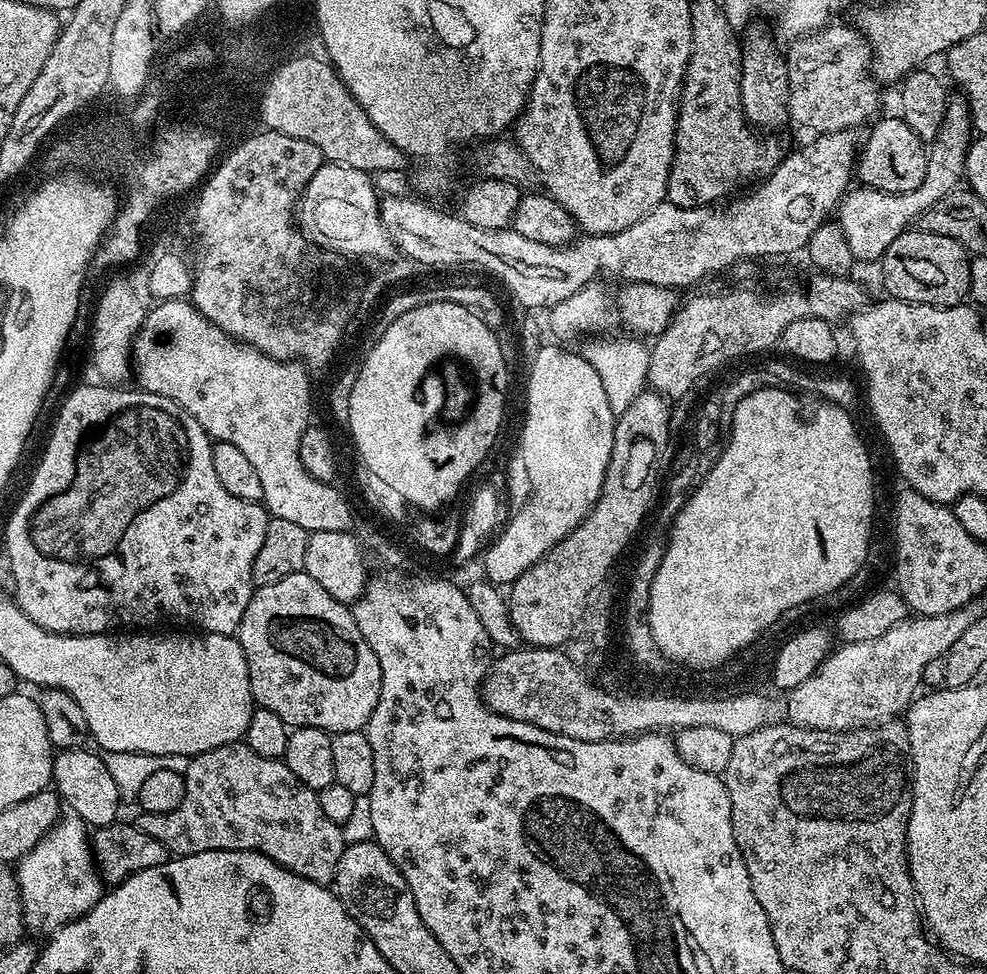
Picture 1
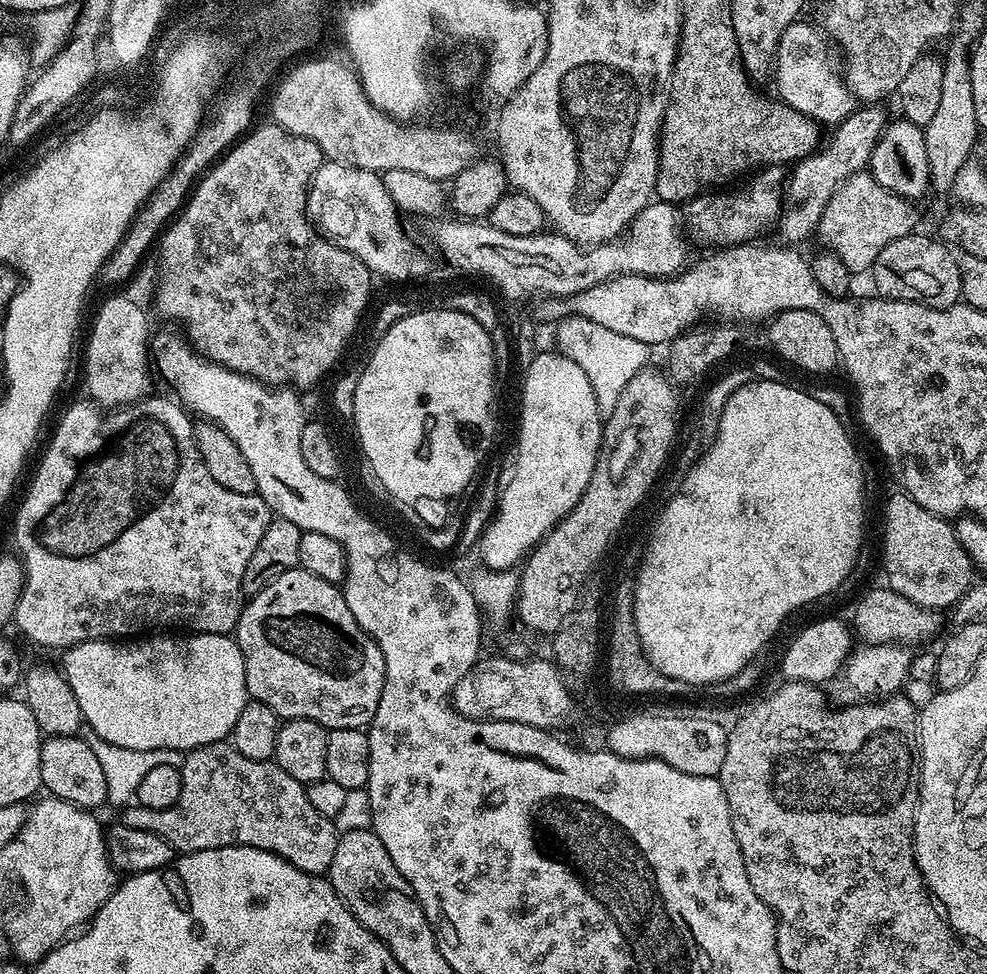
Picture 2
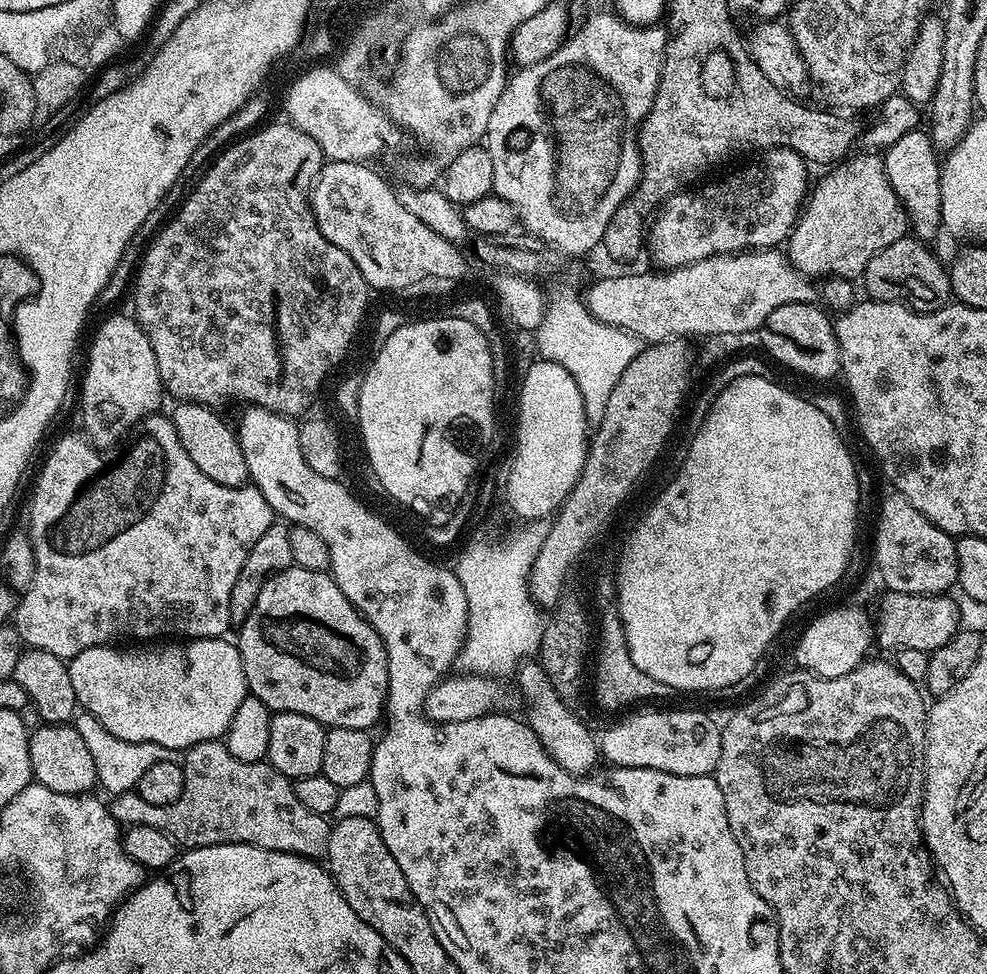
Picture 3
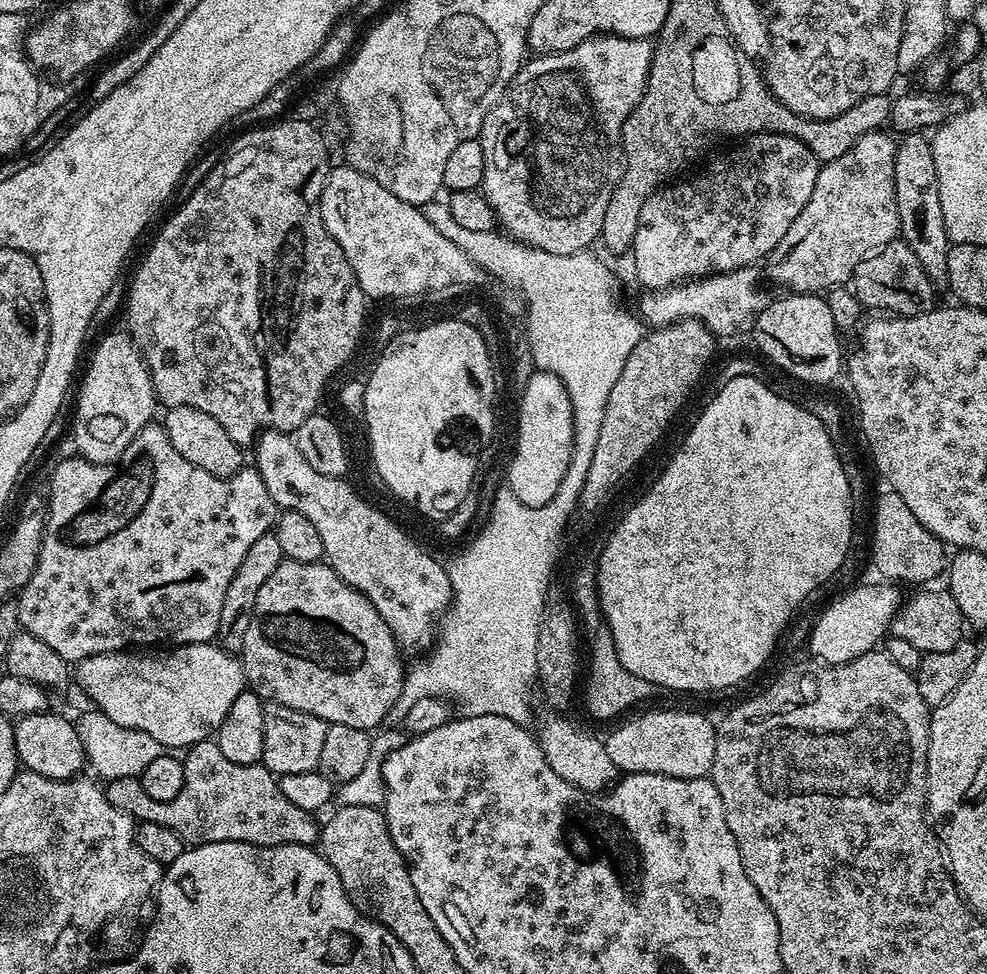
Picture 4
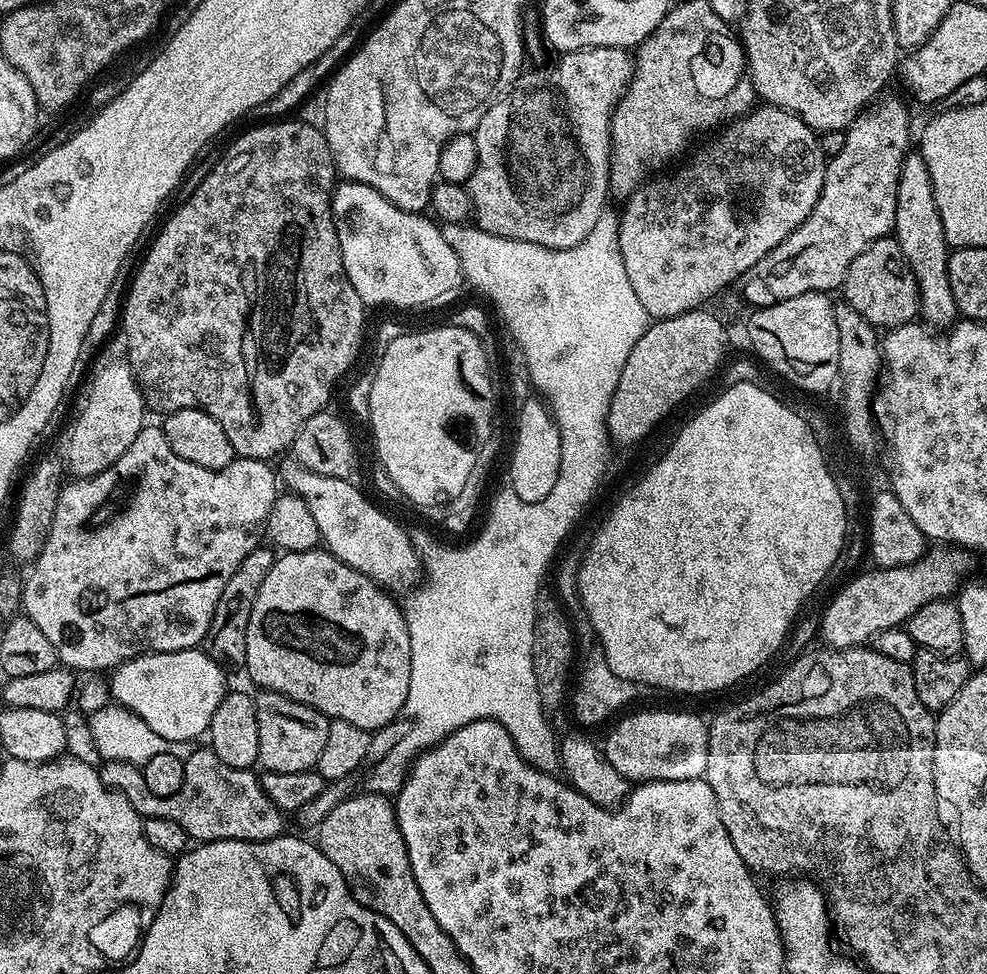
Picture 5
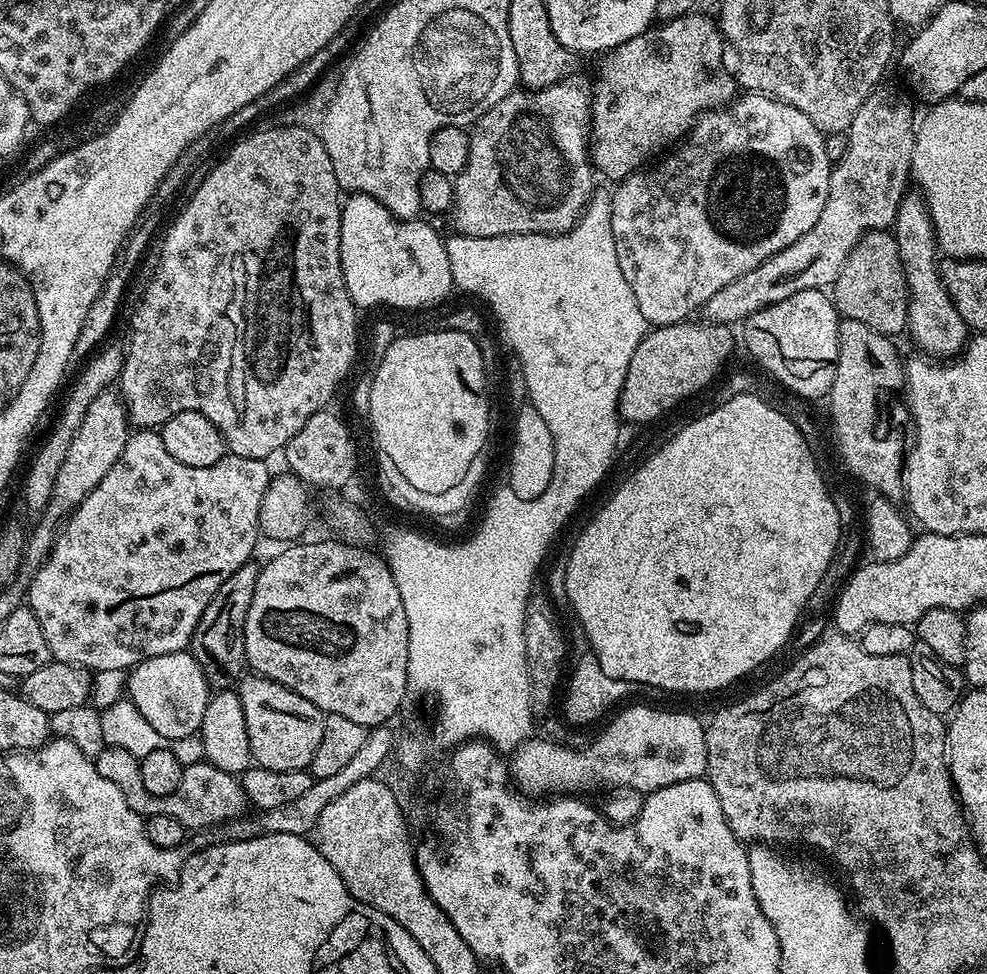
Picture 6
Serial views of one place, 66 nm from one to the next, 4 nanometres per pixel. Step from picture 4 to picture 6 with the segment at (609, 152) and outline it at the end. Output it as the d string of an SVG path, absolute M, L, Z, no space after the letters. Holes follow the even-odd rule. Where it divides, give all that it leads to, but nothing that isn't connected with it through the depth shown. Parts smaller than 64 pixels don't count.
M569 78L545 88L514 91L471 125L468 161L452 185L453 233L474 238L510 234L554 236L557 232L569 232L580 221L594 191L594 165L590 159L592 102L589 89L574 81Z

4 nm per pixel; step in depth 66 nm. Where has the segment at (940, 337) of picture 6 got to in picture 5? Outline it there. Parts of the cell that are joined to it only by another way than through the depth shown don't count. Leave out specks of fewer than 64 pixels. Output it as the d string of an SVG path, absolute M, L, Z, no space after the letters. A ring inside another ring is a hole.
M909 154L898 178L896 195L896 226L894 239L902 246L902 254L910 266L920 291L920 311L923 323L944 330L956 323L960 316L950 291L950 274L948 273L949 247L946 234L942 230L942 214L934 198L934 186L930 182L930 170L919 154Z

